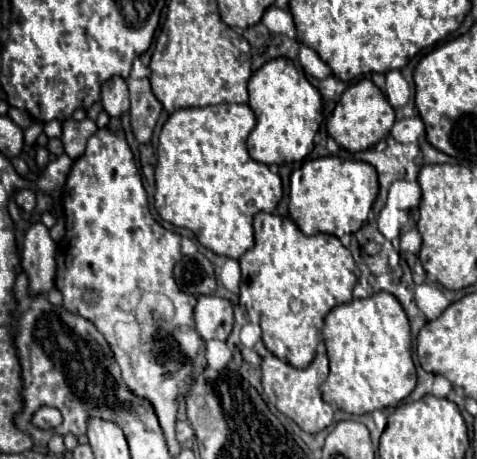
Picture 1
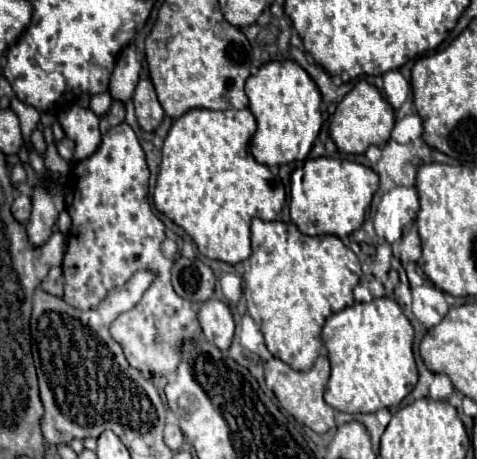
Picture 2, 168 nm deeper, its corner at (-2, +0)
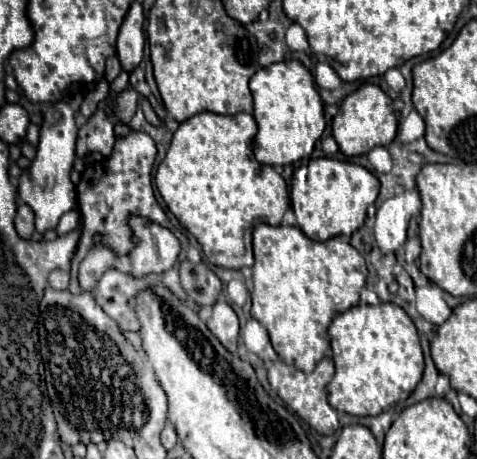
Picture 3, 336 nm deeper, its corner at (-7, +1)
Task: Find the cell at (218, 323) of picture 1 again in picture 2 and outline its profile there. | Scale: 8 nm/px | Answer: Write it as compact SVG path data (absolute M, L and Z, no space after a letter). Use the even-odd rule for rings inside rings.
M210 299L200 305L200 327L204 331L204 337L212 341L218 349L228 351L232 337L234 337L234 319L224 301Z

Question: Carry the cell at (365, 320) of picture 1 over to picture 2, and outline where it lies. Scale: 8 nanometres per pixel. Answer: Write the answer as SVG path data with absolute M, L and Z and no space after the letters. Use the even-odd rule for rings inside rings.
M380 297L370 303L354 303L326 319L322 327L321 339L326 343L328 359L332 365L332 373L326 385L324 401L344 413L376 413L378 409L398 407L400 401L414 389L418 381L416 361L414 361L414 329L400 305L394 299Z

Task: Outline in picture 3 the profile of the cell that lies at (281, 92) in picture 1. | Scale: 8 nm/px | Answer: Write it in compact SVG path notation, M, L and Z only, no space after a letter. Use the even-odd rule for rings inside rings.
M297 60L277 62L257 70L249 80L249 88L255 100L253 116L259 126L253 142L255 158L269 166L285 166L307 158L325 130L323 100L311 72Z

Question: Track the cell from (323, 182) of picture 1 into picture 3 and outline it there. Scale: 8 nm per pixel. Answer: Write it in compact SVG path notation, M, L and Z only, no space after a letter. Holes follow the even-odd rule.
M310 158L309 164L298 167L290 190L291 207L297 226L311 240L329 240L333 236L351 236L359 230L367 216L367 206L379 196L379 180L367 168L335 158Z

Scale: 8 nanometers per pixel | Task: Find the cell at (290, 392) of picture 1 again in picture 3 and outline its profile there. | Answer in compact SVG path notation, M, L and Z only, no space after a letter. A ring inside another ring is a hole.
M323 358L317 368L311 374L305 374L301 370L297 370L295 366L289 366L281 360L277 360L271 368L269 368L269 384L273 384L277 388L279 398L283 400L290 410L295 410L295 414L304 422L307 422L311 428L315 428L319 434L333 434L339 428L339 420L337 420L337 410L329 406L327 402L327 384L335 374L335 366L331 358Z

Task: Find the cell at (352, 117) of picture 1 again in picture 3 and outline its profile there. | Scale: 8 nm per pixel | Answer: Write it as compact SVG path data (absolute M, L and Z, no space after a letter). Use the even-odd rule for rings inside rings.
M365 82L349 94L333 118L333 138L345 156L367 154L375 146L389 146L397 134L399 120L393 109L393 100L379 86Z

